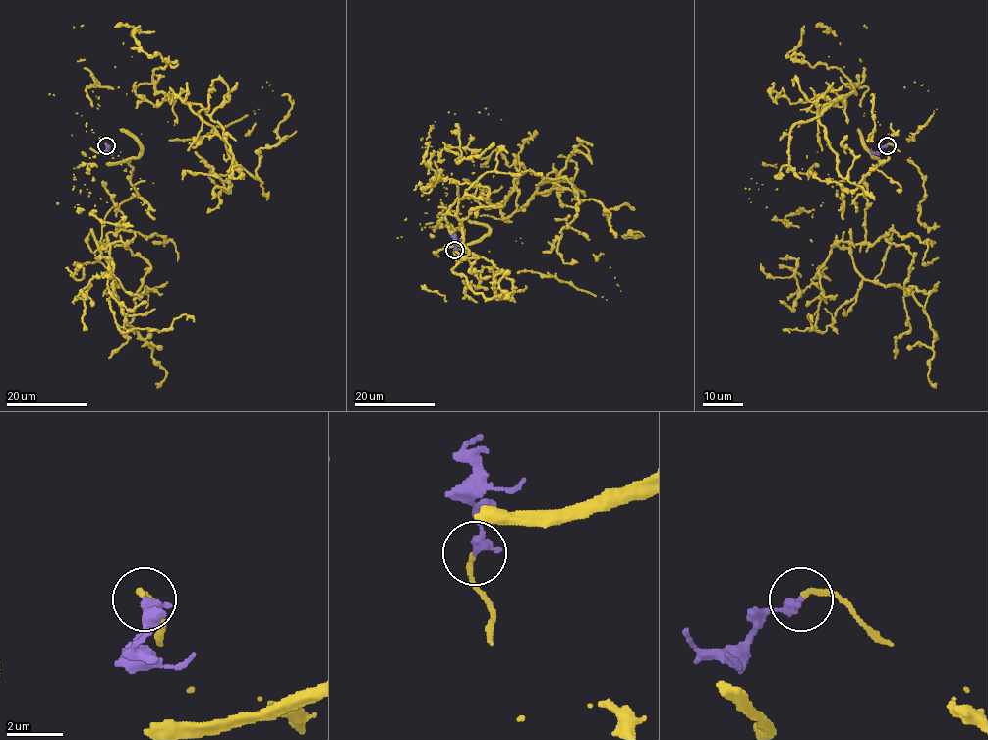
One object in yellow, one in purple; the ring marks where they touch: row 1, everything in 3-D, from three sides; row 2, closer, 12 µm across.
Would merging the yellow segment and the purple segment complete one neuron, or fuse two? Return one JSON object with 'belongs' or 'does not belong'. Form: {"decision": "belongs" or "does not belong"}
{"decision": "belongs"}

